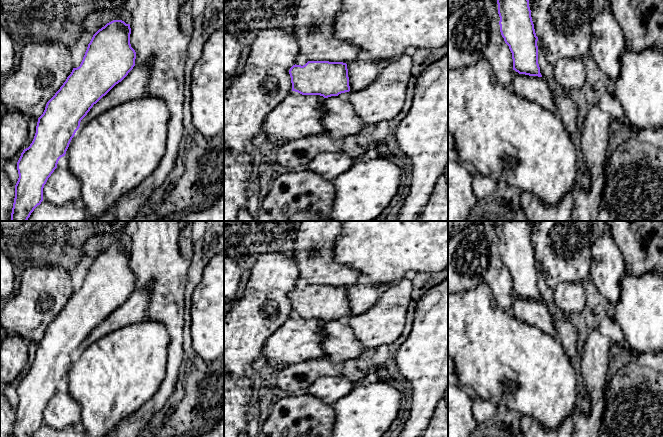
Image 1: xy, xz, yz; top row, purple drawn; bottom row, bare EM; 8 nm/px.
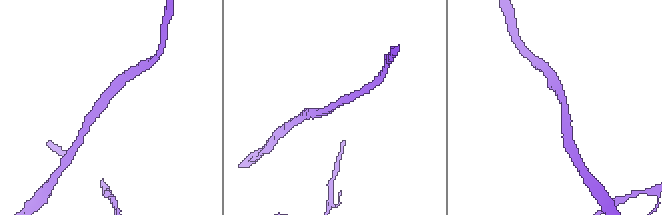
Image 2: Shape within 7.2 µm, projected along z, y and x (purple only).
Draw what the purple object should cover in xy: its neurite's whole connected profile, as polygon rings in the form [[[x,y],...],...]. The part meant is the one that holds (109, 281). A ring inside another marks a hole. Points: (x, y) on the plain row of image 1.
[[[113,244],[99,253],[88,268],[80,290],[73,292],[60,313],[47,326],[43,338],[38,342],[34,363],[30,370],[23,374],[17,386],[19,402],[15,409],[12,437],[32,437],[41,428],[44,409],[57,392],[59,383],[65,380],[72,362],[80,351],[120,328],[141,323],[147,319],[150,290],[135,289],[136,276],[131,271],[130,258],[130,248],[122,244]]]

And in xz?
[[[358,282],[350,287],[329,285],[308,285],[305,289],[293,289],[289,298],[291,301],[292,315],[302,319],[320,319],[324,322],[338,320],[345,316],[359,315],[372,308],[386,287]]]

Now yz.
[[[498,221],[500,256],[509,270],[513,283],[513,313],[517,319],[539,328],[542,332],[557,337],[554,321],[548,306],[542,301],[538,288],[538,261],[531,241],[529,224],[526,221]]]

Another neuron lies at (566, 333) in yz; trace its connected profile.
[[[538,263],[538,288],[542,301],[548,306],[548,311],[553,318],[554,327],[557,331],[557,338],[559,339],[569,360],[576,358],[579,354],[577,350],[577,332],[574,324],[555,304],[554,289],[550,288],[546,282],[546,274]]]

